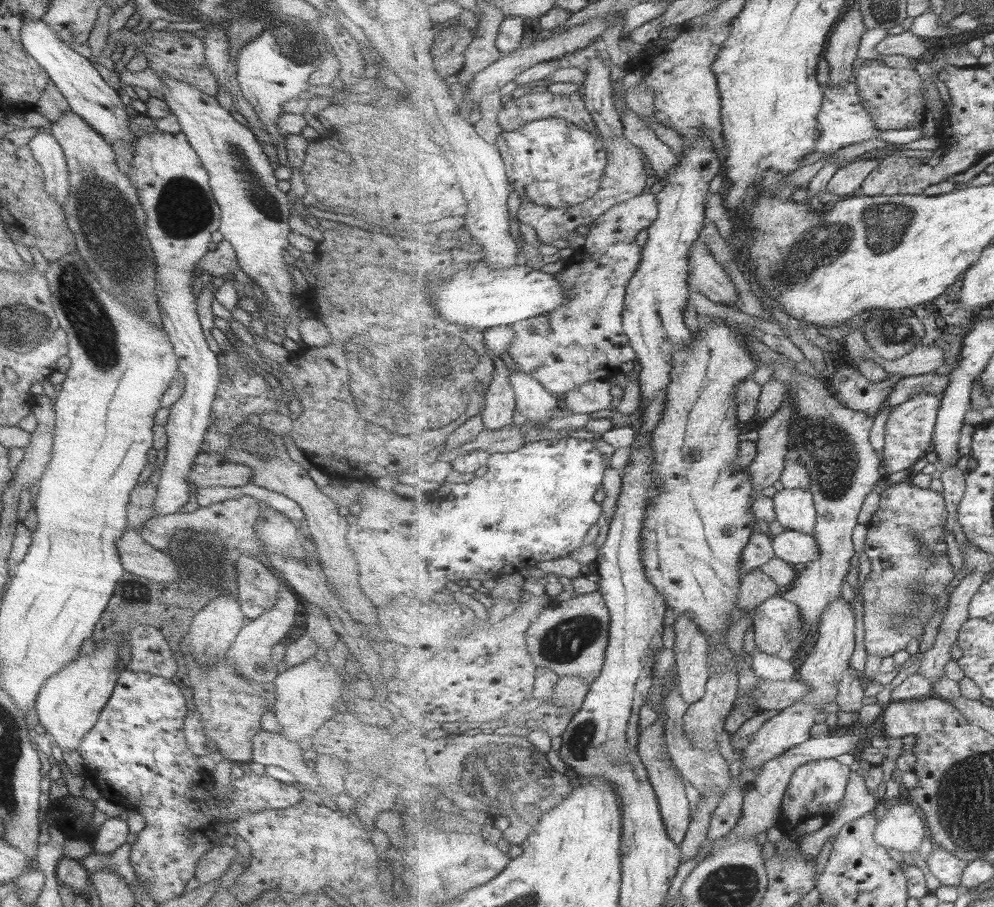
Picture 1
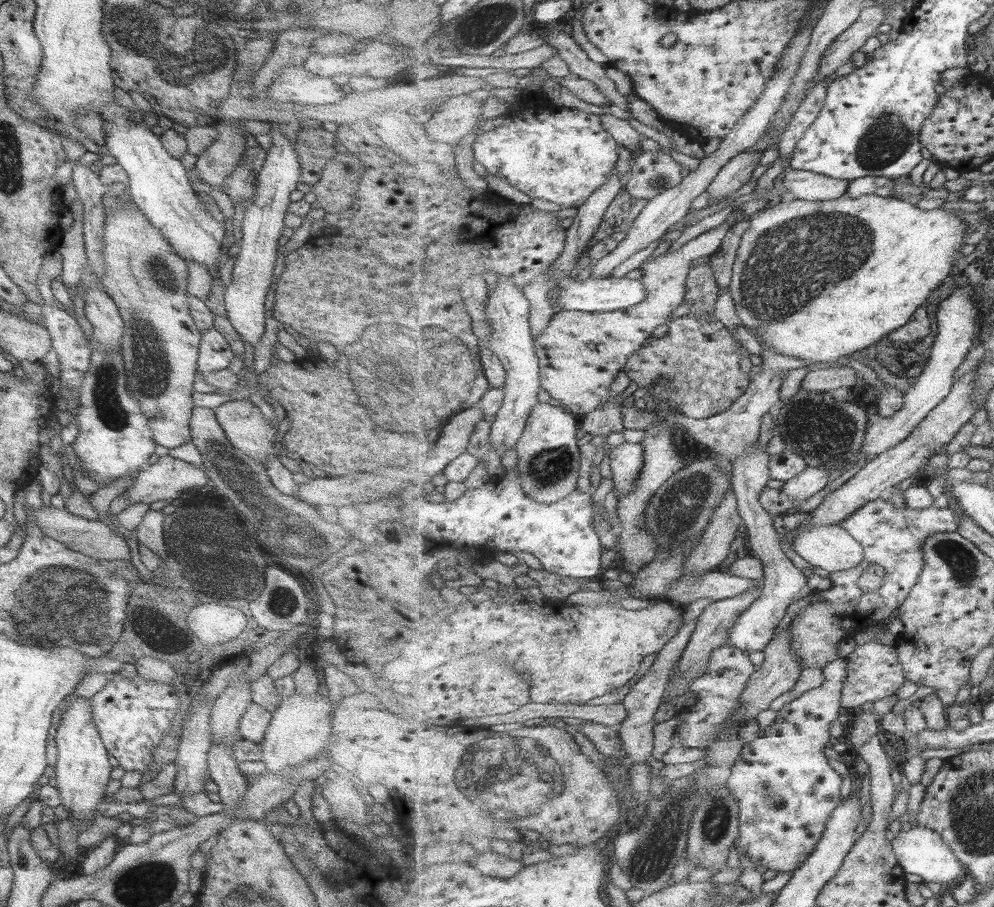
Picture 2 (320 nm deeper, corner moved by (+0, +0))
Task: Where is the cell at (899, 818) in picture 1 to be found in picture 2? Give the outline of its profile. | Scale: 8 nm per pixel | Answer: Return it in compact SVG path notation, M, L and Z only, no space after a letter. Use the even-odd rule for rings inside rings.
M915 824L914 826L904 827L904 831L898 833L892 844L904 873L917 875L925 883L953 884L961 876L968 874L966 866L962 864L962 860L954 853L950 845L943 840L938 832L926 826Z

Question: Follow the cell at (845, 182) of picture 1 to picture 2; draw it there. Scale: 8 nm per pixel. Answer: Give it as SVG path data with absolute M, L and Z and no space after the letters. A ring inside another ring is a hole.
M788 167L783 174L783 186L792 194L795 201L817 202L845 196L851 186L851 181Z

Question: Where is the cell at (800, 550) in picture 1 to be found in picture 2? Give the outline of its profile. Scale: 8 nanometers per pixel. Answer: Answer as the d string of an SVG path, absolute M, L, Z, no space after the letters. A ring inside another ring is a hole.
M841 525L806 530L794 540L793 549L808 563L829 573L855 568L866 558L864 546Z

